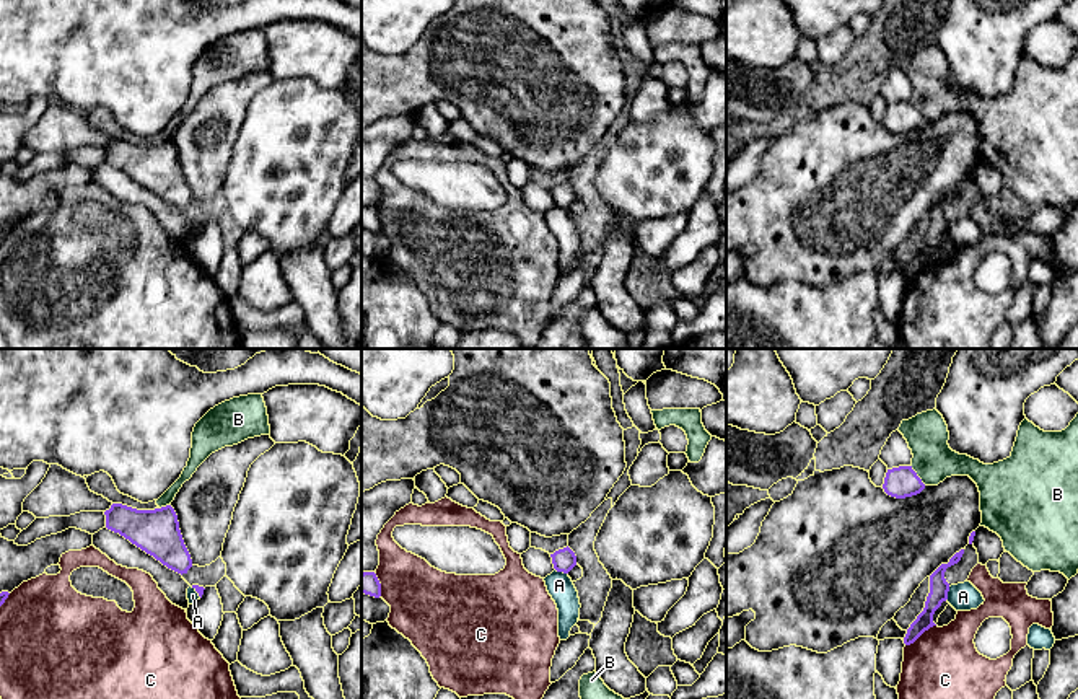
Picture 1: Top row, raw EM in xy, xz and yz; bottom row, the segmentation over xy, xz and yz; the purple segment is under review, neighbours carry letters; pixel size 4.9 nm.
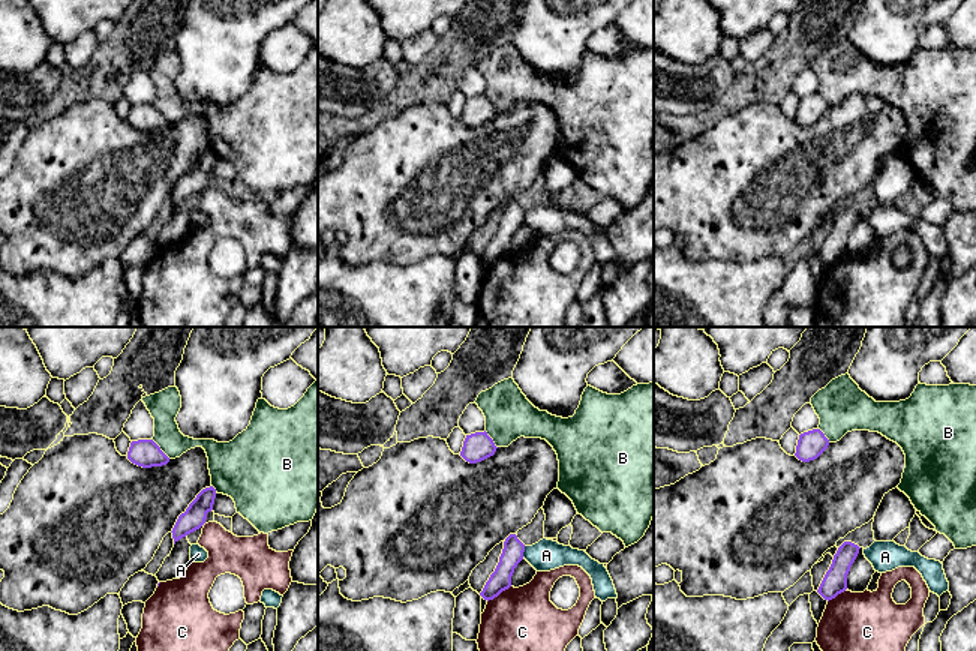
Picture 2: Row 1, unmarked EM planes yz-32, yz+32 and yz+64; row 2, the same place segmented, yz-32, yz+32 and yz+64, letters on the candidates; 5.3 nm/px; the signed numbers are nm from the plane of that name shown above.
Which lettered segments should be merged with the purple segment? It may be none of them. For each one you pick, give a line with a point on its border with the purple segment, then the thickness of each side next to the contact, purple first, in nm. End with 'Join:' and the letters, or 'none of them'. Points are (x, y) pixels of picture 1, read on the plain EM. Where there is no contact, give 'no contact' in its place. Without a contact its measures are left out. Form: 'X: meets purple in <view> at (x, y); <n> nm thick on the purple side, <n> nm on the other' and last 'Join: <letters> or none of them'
Join: none of them

